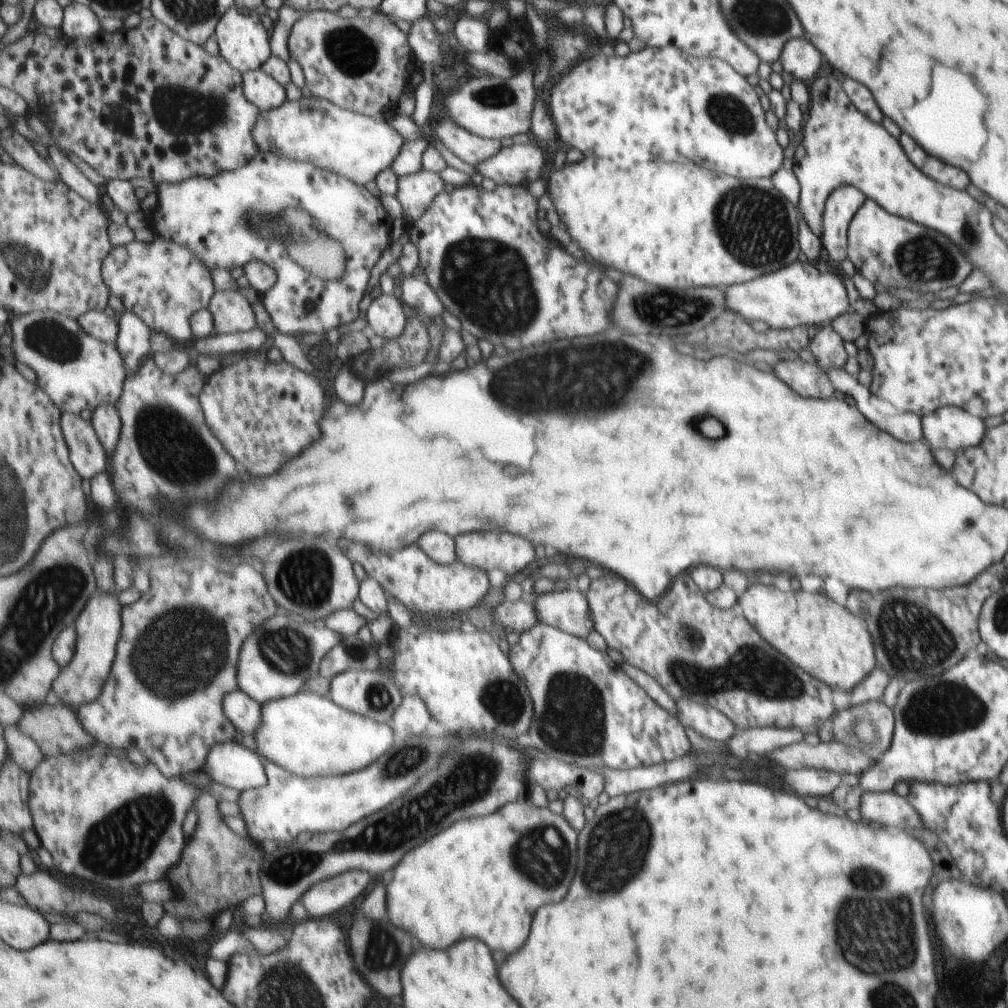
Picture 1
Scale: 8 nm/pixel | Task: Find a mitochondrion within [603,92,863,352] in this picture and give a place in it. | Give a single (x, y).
(739, 227)

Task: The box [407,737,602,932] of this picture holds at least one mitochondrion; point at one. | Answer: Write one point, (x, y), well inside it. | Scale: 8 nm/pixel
(542, 857)

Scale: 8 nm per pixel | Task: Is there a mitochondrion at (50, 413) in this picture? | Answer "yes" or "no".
no

